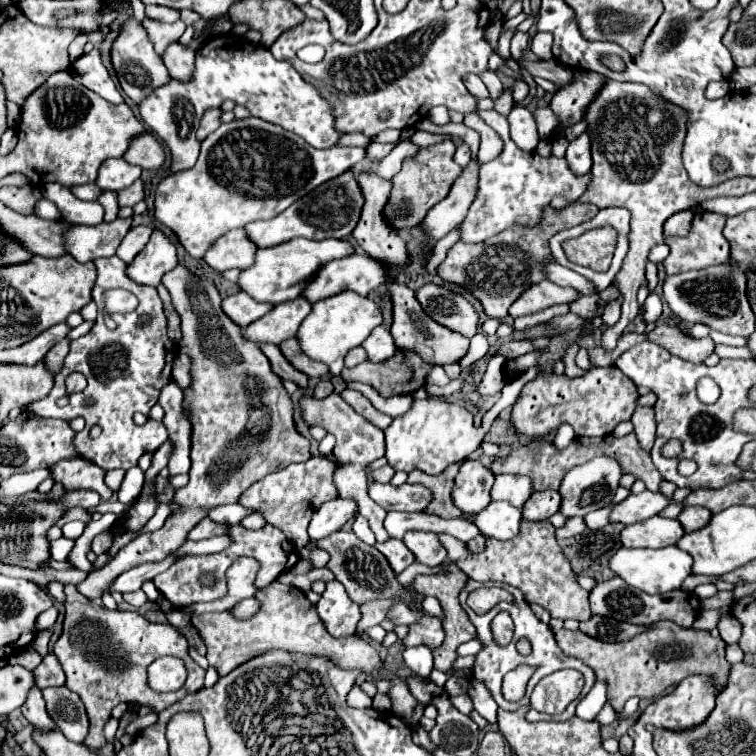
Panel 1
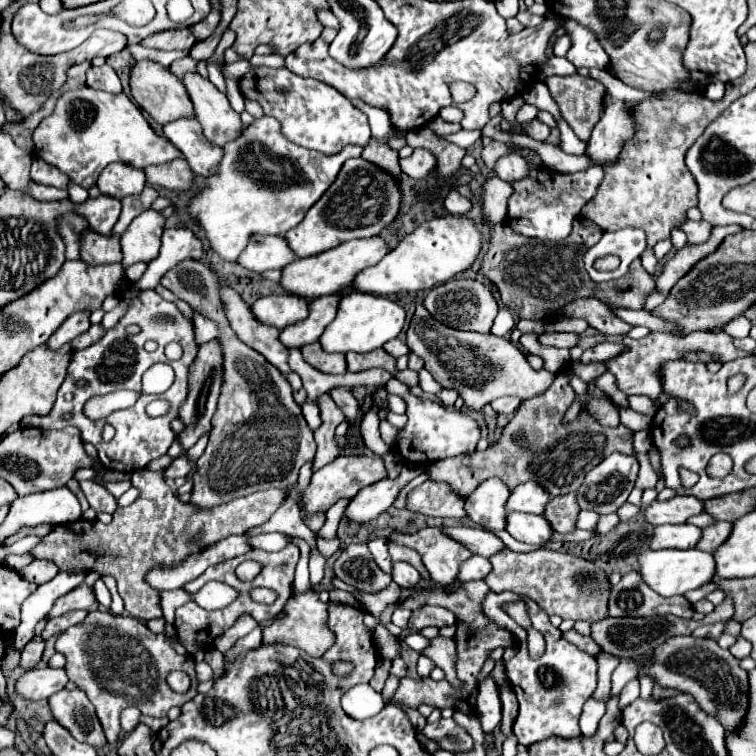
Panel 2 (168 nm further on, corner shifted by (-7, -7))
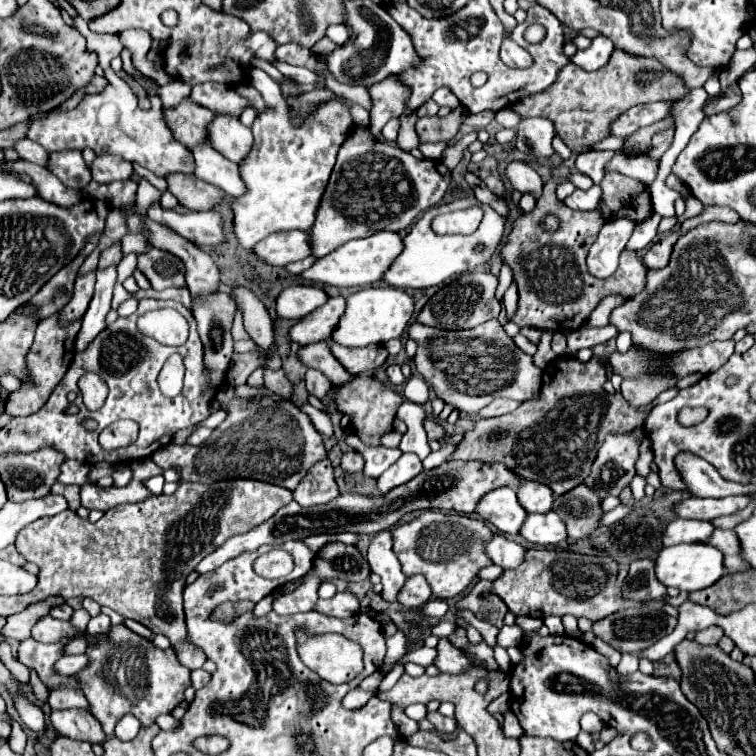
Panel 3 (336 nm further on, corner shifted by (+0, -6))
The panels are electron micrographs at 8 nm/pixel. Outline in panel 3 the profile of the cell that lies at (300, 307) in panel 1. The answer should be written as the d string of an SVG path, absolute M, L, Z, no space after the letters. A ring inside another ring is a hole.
M342 295L330 297L328 303L324 303L322 307L300 319L296 325L292 325L290 329L292 341L300 345L308 345L330 339L334 329L338 327L340 317L344 315L344 309L346 309L346 299Z

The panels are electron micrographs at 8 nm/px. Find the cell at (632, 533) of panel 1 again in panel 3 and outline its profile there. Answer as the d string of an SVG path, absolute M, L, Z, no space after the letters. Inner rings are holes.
M674 519L668 523L664 533L664 545L678 545L678 543L702 543L714 533L714 525L708 521L694 521L694 519Z

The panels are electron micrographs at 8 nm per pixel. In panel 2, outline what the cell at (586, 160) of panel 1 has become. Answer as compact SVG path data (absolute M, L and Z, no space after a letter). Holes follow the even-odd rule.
M621 100L613 102L605 110L601 120L595 124L585 148L585 156L595 166L601 166L603 162L613 160L621 150L623 142L631 138L633 128L635 128L635 120L625 110L625 104Z

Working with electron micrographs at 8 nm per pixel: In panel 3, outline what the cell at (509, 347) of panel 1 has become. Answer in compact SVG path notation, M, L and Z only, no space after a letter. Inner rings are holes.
M584 325L584 327L576 329L576 331L568 331L566 333L568 347L566 347L566 351L561 356L570 357L578 349L594 347L598 343L606 343L606 341L610 341L616 335L618 335L618 329L614 325L606 325L606 327L600 327L600 329L594 329L594 327L586 327Z

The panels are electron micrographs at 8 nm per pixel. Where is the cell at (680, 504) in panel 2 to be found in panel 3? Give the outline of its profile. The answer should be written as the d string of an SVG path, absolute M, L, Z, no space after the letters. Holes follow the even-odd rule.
M732 495L722 499L702 499L702 497L690 497L676 505L678 517L684 519L704 519L712 521L722 515L732 515L740 509L744 509L750 501L754 501L752 495Z

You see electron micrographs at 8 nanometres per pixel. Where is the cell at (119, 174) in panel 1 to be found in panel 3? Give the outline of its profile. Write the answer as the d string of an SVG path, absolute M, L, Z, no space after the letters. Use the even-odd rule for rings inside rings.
M96 155L94 163L90 165L90 171L92 179L98 183L112 183L132 177L132 165L118 155Z

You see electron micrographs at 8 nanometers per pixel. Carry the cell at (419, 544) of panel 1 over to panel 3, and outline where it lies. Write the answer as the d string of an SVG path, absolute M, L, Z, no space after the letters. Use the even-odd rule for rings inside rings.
M424 511L420 517L394 527L392 535L394 553L402 563L404 575L424 575L436 599L452 599L464 593L466 587L476 579L478 571L492 565L484 553L484 547L494 533L482 519L442 511Z

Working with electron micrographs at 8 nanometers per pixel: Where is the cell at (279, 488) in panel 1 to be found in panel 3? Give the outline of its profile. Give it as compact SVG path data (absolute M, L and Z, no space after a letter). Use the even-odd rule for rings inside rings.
M348 451L342 455L342 469L348 473L356 473L364 469L364 459L358 451Z

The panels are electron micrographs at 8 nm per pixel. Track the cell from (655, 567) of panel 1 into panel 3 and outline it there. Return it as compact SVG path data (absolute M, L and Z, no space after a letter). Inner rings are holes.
M696 543L696 545L674 545L674 547L664 547L658 553L656 559L656 577L666 585L666 587L676 587L680 591L698 591L714 585L720 577L724 575L724 565L722 565L722 551L708 545L708 543Z

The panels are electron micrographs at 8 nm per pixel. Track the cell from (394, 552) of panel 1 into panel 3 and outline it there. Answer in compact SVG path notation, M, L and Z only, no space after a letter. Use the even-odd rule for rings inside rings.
M414 575L412 579L406 581L404 591L400 591L400 603L414 609L414 607L422 607L424 603L428 603L432 597L432 589L428 587L426 579L422 575Z

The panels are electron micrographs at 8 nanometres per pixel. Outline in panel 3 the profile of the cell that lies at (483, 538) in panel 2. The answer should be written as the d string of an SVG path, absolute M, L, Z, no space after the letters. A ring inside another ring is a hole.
M494 535L494 539L488 543L486 551L488 551L488 557L492 559L492 563L500 565L502 569L516 569L524 561L524 553L526 553L526 549L520 543L510 541L502 535Z

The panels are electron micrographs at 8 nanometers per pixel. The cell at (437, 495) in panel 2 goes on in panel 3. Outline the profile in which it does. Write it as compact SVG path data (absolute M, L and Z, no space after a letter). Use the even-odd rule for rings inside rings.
M446 461L440 467L434 467L430 471L422 471L416 479L390 489L384 495L362 495L362 493L342 493L336 499L332 499L326 505L320 507L300 507L296 501L288 503L288 507L282 507L268 523L262 523L260 527L254 527L252 531L244 535L236 535L224 543L224 547L218 547L212 555L204 557L200 565L196 567L198 573L210 573L220 563L234 559L242 553L256 551L260 545L282 545L290 539L304 539L310 535L330 535L330 533L380 533L384 529L394 527L406 513L420 511L420 509L440 509L440 511L454 511L470 515L476 511L478 501L498 487L518 487L524 481L524 477L516 475L512 469L508 469L504 463L486 463L486 461Z

